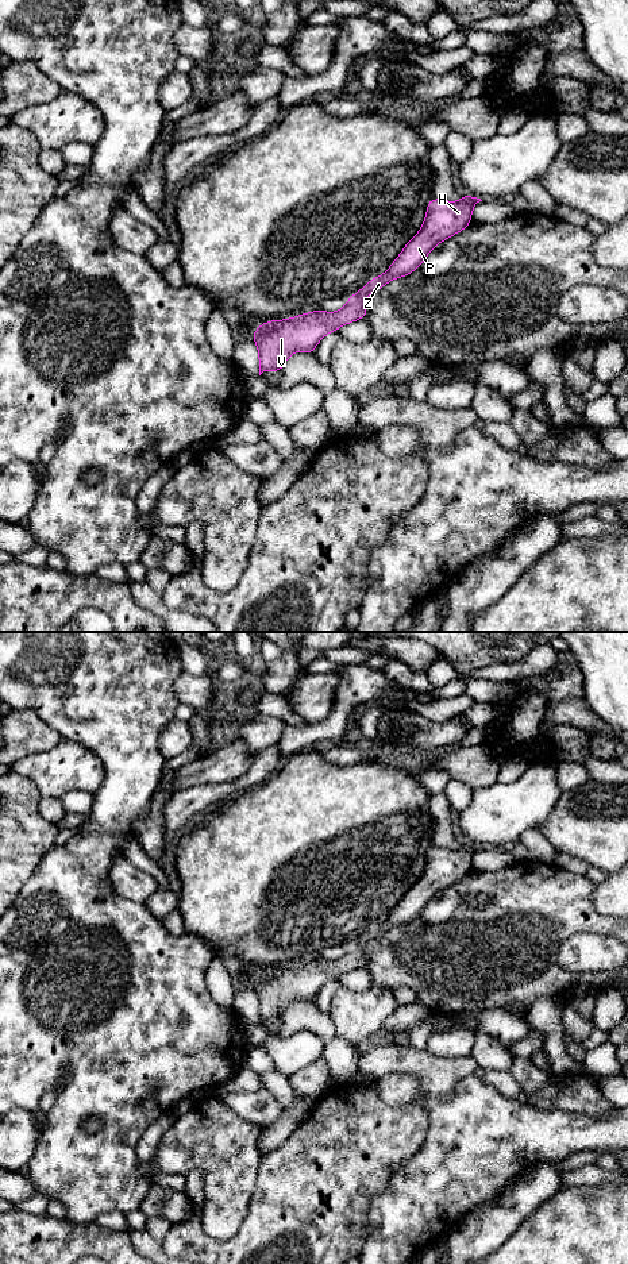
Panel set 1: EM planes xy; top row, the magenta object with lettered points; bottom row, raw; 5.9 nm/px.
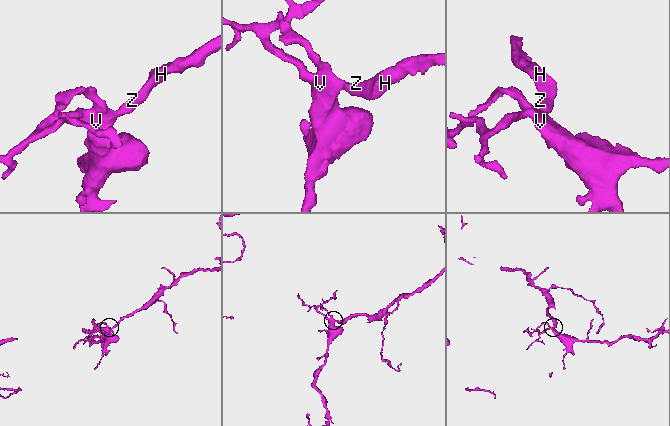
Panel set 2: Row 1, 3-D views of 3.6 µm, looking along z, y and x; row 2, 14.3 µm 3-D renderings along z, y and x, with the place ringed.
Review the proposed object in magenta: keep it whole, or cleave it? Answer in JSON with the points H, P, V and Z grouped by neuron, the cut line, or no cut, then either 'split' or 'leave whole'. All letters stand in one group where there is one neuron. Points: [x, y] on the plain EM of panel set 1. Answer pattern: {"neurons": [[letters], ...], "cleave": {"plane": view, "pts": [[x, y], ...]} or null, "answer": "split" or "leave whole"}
{"neurons": [["H", "P", "V", "Z"]], "cleave": null, "answer": "leave whole"}

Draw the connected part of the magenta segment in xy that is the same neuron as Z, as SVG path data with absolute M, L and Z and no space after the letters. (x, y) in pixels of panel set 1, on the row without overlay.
M465 841L461 849L447 849L432 845L427 852L427 862L421 876L405 893L405 895L402 897L400 903L393 909L390 916L382 924L374 925L366 933L363 933L359 940L348 945L347 952L340 959L324 960L321 957L317 957L309 962L298 963L296 966L284 968L270 968L267 971L257 974L259 978L250 982L250 984L255 989L258 997L259 1024L263 1020L273 1021L282 1018L286 1007L297 999L315 1002L317 991L328 980L335 980L344 972L363 967L367 962L367 944L371 943L374 939L384 936L392 928L402 926L413 921L417 916L420 916L420 913L424 910L424 907L434 895L436 895L440 890L447 889L452 883L461 880L473 870L471 860L475 852L479 849L482 848Z

